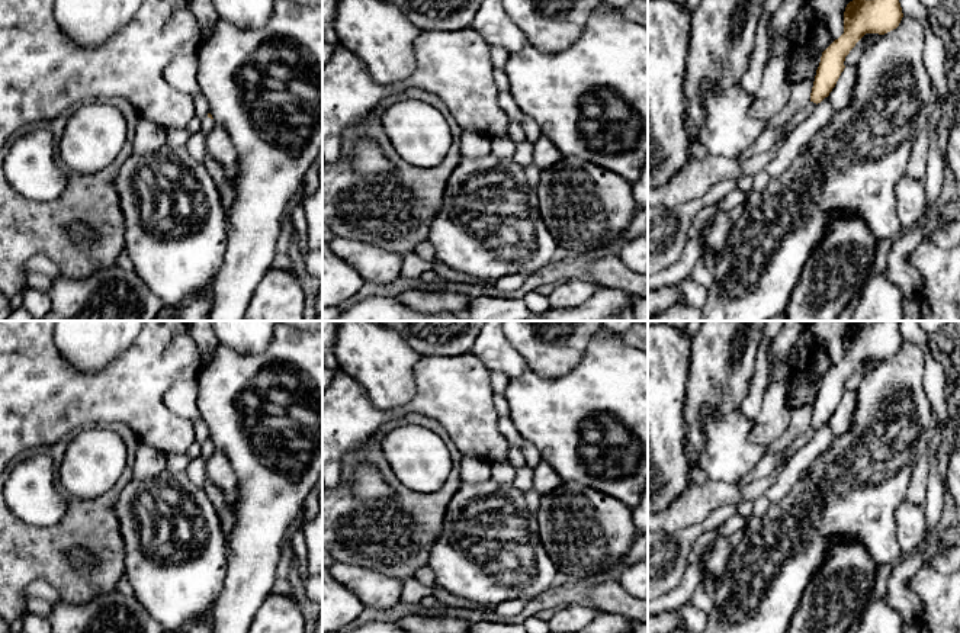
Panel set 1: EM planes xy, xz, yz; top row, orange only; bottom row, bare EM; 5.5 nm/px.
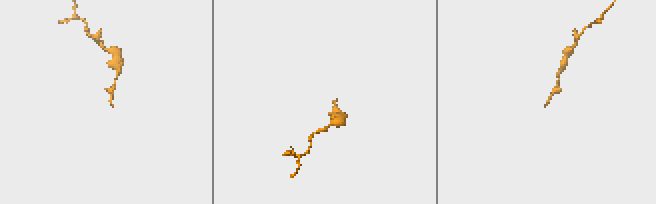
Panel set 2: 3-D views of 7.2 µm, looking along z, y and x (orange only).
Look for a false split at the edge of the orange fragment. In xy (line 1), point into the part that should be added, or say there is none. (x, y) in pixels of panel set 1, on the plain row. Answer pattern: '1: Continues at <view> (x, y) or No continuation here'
1: Continues at xy (208, 449)

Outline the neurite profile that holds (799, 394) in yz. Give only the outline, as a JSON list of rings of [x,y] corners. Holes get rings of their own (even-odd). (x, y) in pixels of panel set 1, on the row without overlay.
[[[796,372],[789,376],[790,389],[787,392],[786,405],[789,412],[794,407],[802,407],[816,401],[816,395],[809,389],[808,383],[803,380],[803,372]]]

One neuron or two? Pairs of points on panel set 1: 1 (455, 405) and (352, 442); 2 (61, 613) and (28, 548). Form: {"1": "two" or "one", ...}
{"1": "one", "2": "two"}

